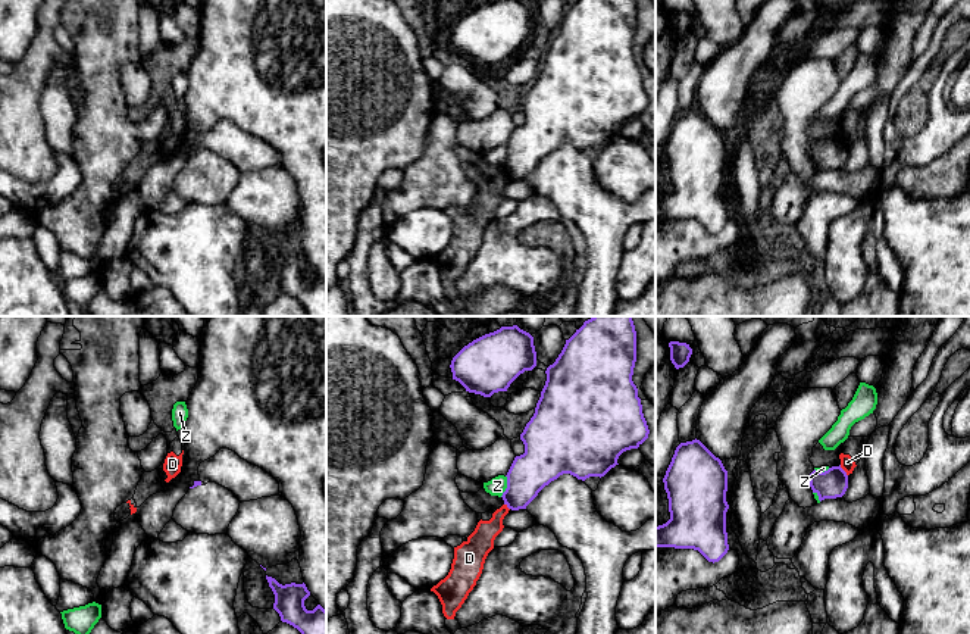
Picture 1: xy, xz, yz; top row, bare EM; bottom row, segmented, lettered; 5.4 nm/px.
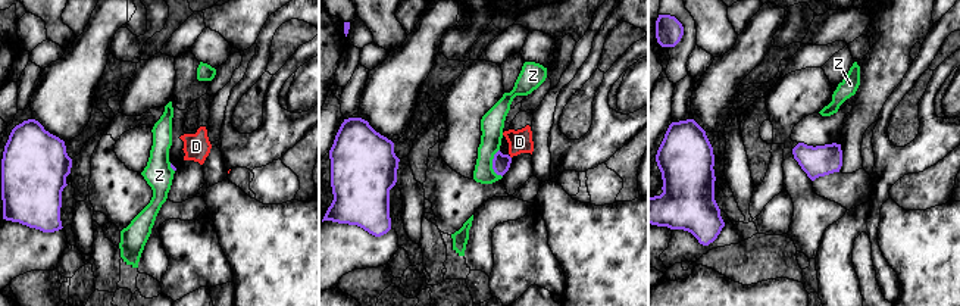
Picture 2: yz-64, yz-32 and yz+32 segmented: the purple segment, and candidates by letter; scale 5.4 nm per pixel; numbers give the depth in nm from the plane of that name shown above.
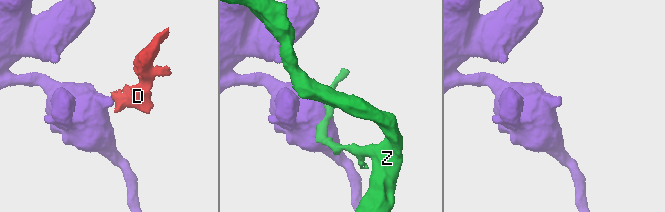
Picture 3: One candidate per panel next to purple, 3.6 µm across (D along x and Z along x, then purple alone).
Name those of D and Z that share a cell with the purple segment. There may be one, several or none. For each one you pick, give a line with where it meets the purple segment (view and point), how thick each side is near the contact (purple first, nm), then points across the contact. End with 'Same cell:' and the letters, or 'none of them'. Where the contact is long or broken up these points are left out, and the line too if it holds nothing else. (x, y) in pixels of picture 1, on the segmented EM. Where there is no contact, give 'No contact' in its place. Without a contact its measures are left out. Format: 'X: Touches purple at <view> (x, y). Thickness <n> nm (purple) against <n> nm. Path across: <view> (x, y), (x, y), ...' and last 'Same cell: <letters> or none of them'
Same cell: none of them

